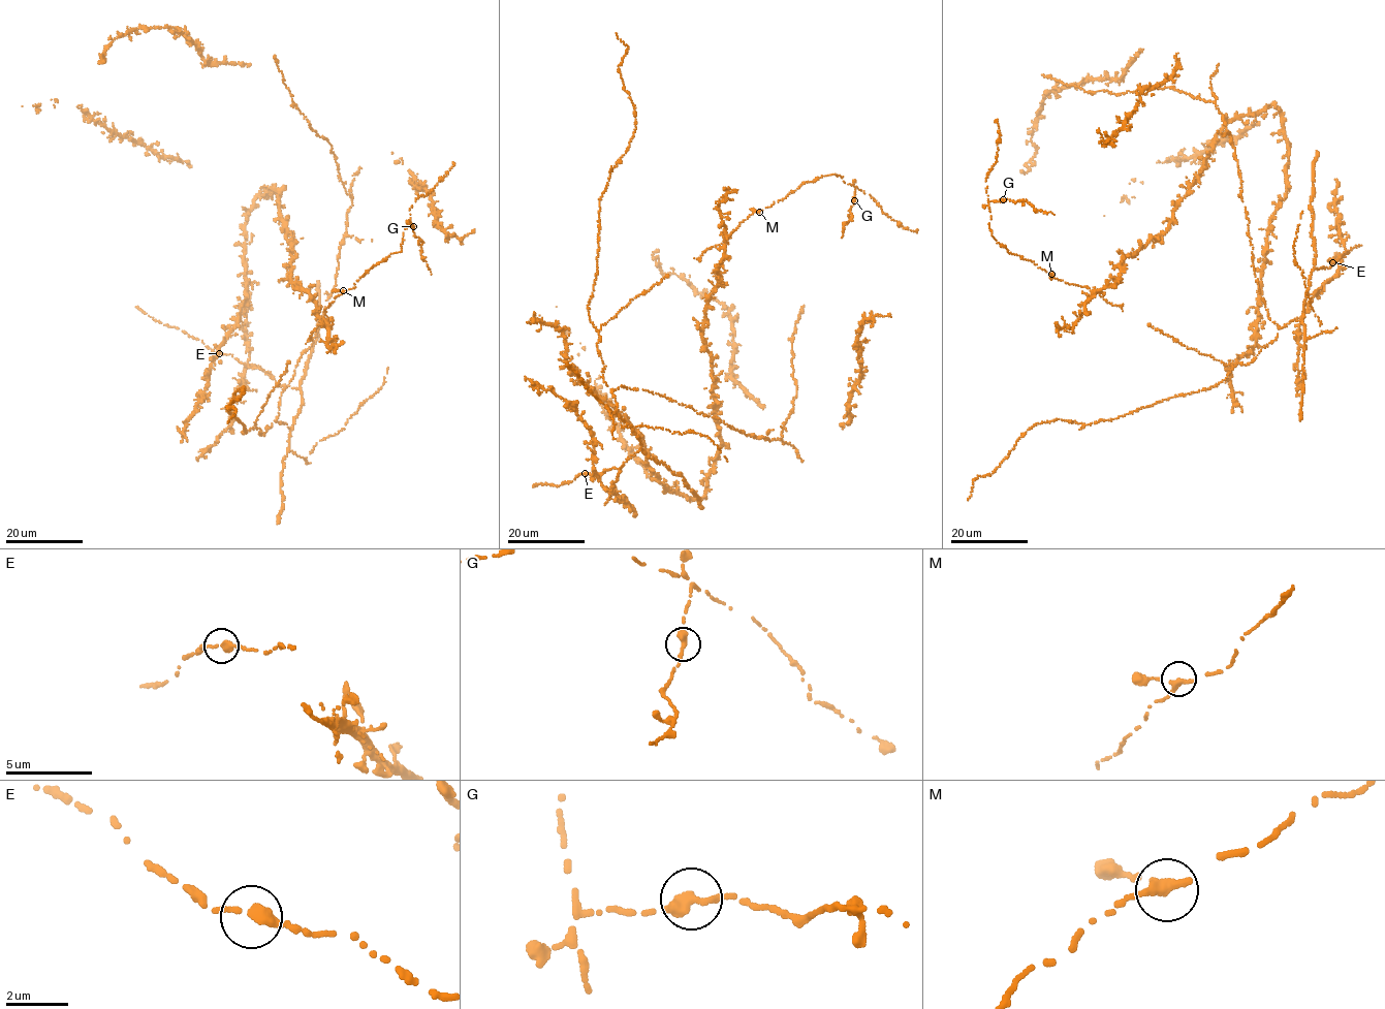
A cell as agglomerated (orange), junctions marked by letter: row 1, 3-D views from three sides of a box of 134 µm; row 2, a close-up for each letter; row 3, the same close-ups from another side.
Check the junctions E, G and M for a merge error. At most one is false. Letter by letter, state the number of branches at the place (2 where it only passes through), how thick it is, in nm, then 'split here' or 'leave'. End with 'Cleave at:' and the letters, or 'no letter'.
E: 2 branches meet; 320 nm thick; leave
G: 2 branches meet; 320 nm thick; split here
M: 2 branches meet; 300 nm thick; leave
Cleave at: G

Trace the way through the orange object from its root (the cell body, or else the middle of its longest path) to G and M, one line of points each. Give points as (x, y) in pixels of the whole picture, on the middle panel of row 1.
G: (604, 400), (669, 492), (705, 498), (721, 443), (700, 332), (724, 241), (820, 177), (841, 176), (853, 200)
M: (604, 400), (642, 436), (650, 468), (669, 492), (705, 498), (721, 443), (700, 332), (724, 241), (759, 212)

